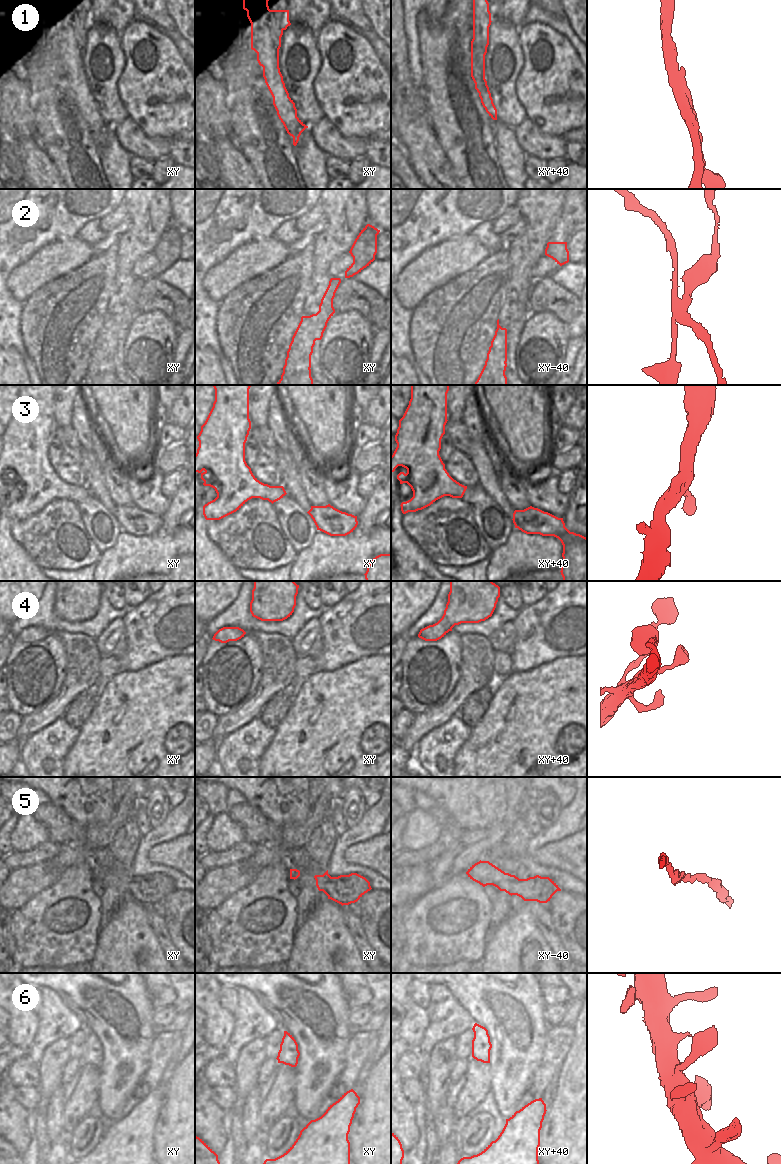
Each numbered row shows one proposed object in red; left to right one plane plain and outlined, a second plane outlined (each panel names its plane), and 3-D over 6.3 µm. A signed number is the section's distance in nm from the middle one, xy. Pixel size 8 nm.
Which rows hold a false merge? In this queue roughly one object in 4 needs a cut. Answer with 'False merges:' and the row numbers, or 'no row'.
False merges: 1, 2

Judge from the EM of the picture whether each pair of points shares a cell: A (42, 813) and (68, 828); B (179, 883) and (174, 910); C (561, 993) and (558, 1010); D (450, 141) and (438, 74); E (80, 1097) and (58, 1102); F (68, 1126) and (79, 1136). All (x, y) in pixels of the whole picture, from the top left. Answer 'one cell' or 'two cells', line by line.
A: one cell
B: two cells
C: two cells
D: one cell
E: two cells
F: two cells

